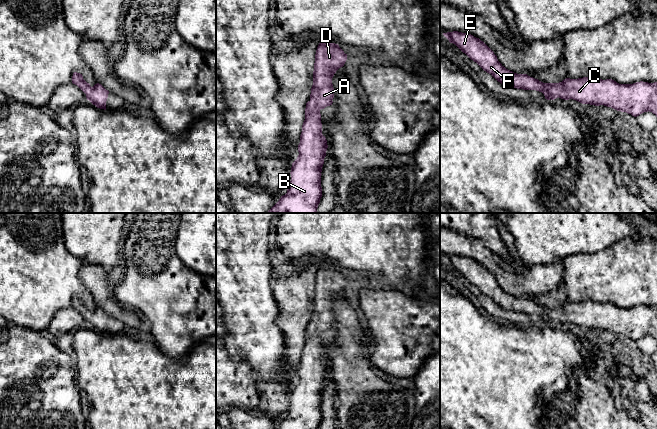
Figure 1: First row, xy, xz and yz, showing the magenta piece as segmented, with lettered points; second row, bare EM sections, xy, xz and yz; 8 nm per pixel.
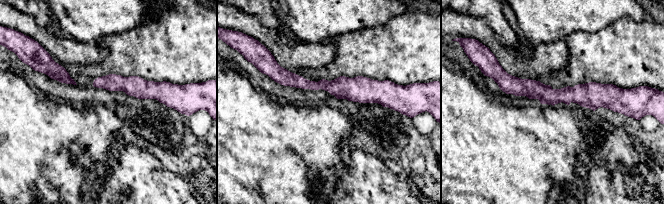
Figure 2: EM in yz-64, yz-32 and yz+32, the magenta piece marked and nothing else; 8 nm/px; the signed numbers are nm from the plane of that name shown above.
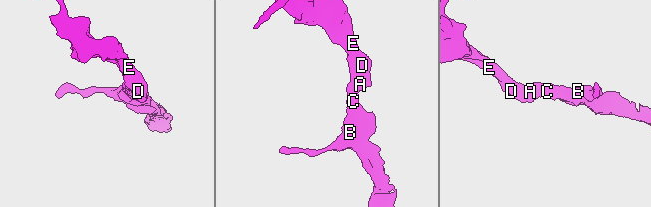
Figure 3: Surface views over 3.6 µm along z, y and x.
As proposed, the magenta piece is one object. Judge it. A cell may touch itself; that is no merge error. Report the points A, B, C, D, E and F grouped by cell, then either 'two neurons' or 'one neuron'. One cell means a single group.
A B C D E F | one neuron

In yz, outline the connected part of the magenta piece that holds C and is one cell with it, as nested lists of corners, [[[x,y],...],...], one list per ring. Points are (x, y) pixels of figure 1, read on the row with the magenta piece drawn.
[[[453,31],[443,33],[443,35],[450,43],[455,44],[484,71],[491,74],[498,82],[506,87],[536,90],[542,92],[547,100],[554,100],[558,97],[564,100],[573,99],[582,104],[611,107],[617,111],[631,114],[634,117],[648,111],[652,112],[657,117],[657,82],[648,83],[640,81],[633,84],[619,84],[612,79],[602,80],[593,77],[583,77],[578,79],[566,78],[559,83],[543,83],[527,74],[517,74],[506,69],[485,43],[471,34]]]

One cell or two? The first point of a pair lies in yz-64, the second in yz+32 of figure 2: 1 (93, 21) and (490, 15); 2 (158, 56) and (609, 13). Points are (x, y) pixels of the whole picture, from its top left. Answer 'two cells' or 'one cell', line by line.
1: two cells
2: two cells

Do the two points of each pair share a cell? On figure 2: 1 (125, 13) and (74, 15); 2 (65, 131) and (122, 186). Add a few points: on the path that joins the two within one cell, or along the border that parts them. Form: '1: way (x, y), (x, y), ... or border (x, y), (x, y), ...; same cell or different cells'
1: way (112, 13), (87, 13); same cell
2: border (112, 156), (106, 166), (98, 169); different cells

